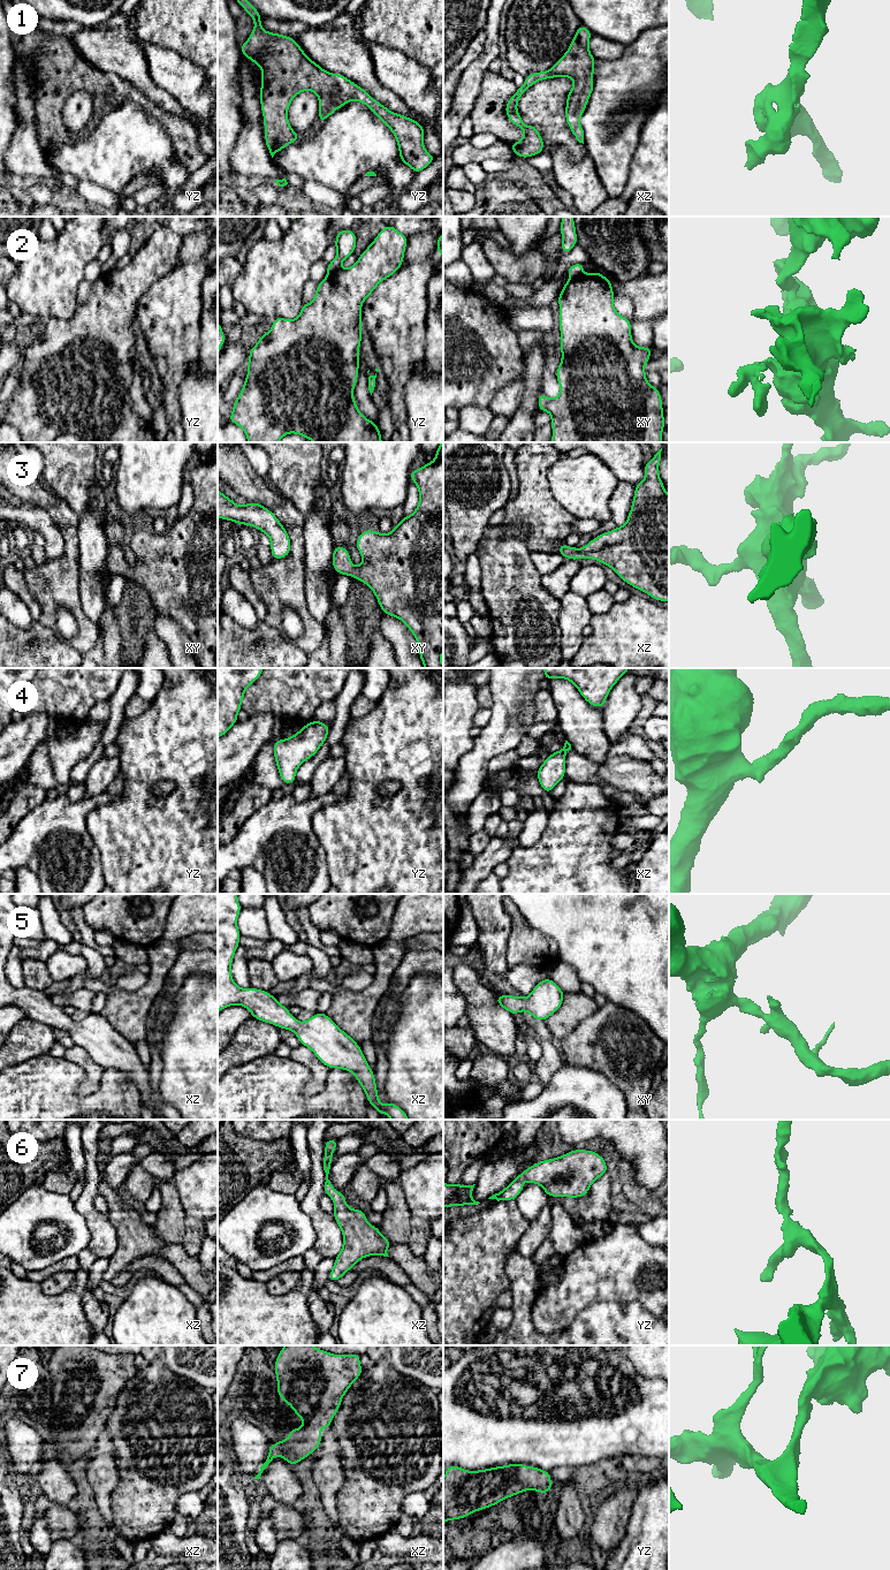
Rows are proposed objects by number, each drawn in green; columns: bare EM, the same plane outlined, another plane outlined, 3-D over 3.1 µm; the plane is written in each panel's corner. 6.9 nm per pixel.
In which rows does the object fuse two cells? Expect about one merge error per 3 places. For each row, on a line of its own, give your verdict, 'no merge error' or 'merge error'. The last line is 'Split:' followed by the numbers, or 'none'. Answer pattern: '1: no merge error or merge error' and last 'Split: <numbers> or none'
1: no merge error
2: merge error
3: no merge error
4: no merge error
5: no merge error
6: no merge error
7: no merge error
Split: 2

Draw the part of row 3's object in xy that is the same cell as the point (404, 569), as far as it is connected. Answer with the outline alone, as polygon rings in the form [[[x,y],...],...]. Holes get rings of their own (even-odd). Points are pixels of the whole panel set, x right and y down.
[[[443,442],[435,450],[435,460],[419,469],[411,470],[411,480],[419,491],[416,510],[404,516],[390,533],[365,529],[356,540],[363,563],[355,567],[347,547],[333,547],[332,566],[338,575],[348,575],[366,584],[378,599],[382,614],[400,619],[414,636],[419,657],[425,668],[443,668]]]

